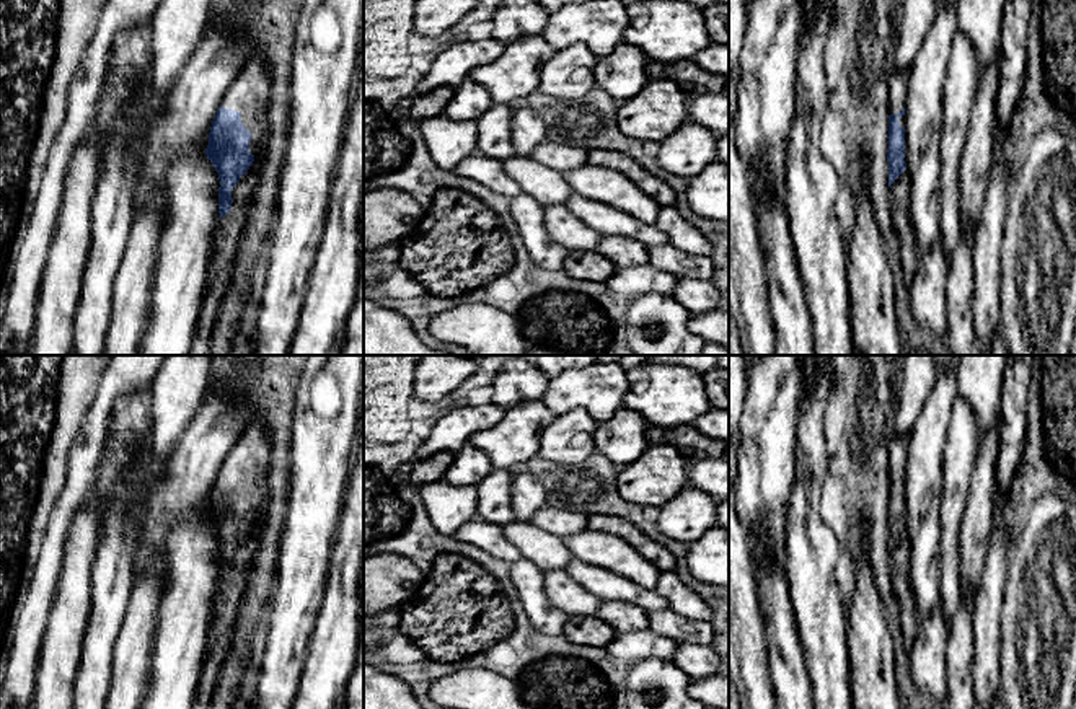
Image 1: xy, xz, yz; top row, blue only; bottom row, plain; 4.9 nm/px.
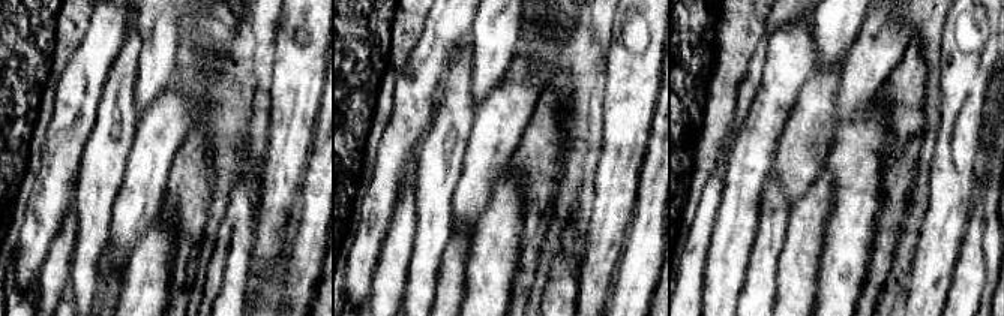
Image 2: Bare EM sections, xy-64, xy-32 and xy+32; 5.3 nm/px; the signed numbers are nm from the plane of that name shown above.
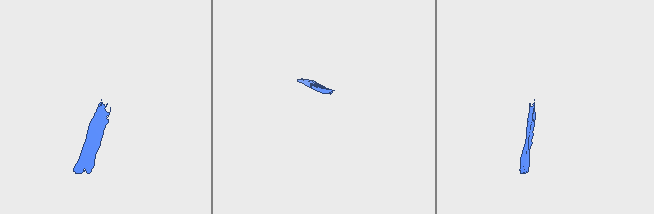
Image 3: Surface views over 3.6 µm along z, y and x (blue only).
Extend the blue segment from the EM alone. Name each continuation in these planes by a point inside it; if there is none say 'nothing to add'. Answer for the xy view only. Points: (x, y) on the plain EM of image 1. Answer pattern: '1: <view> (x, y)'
1: xy (248, 460)

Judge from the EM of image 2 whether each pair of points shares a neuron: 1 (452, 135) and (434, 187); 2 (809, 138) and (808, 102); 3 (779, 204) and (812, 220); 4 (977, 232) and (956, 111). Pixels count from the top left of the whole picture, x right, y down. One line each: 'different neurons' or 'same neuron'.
1: same neuron
2: same neuron
3: different neurons
4: different neurons

